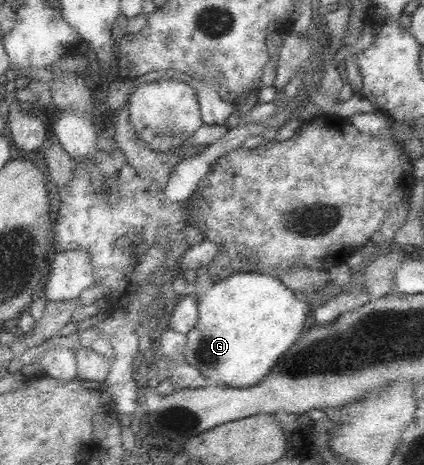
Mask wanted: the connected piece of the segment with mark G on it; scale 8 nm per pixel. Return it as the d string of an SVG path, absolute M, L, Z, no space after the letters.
M230 274L197 298L199 319L186 334L183 357L217 384L233 388L255 386L297 342L313 304L312 299L299 301L281 279L268 274Z

